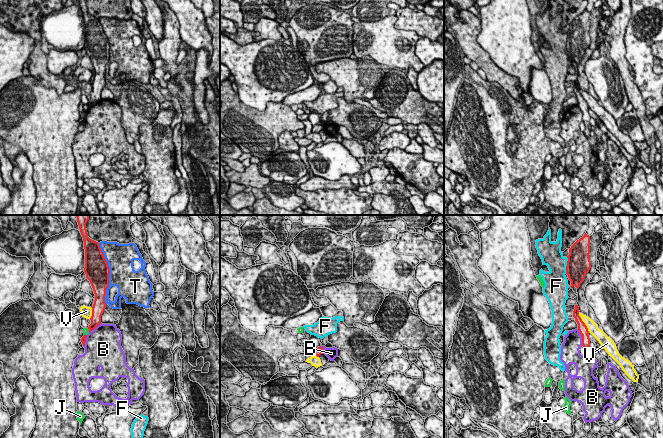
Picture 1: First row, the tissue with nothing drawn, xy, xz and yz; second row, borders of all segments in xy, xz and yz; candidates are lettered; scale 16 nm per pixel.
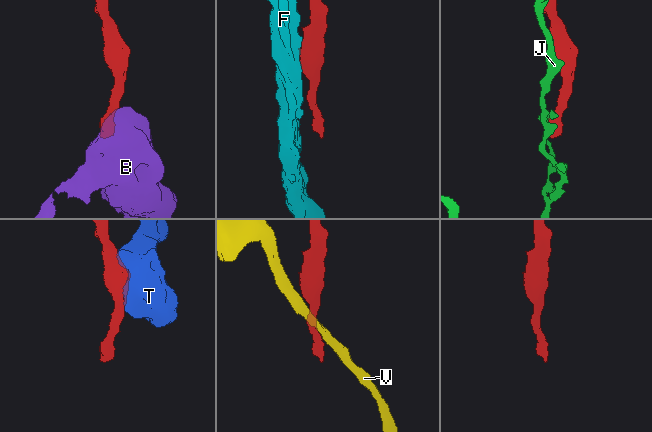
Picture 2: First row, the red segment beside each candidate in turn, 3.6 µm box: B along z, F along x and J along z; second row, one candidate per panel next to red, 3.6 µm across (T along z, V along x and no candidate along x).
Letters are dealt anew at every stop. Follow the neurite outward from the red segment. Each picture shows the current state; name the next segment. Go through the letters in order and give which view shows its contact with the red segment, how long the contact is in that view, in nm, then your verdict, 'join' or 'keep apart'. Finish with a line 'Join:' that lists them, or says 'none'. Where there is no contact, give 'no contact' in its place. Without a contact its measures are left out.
B: yz | 280 nm | keep apart
F: yz | 280 nm | keep apart
J: xy | 70 nm | keep apart
T: xy | 1000 nm | keep apart
V: yz | 380 nm | keep apart
Join: none

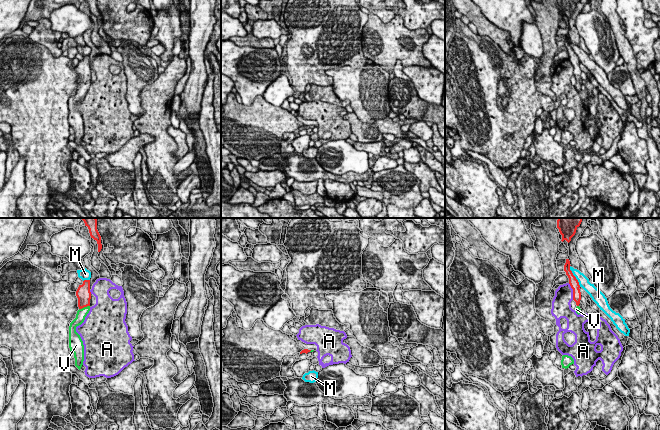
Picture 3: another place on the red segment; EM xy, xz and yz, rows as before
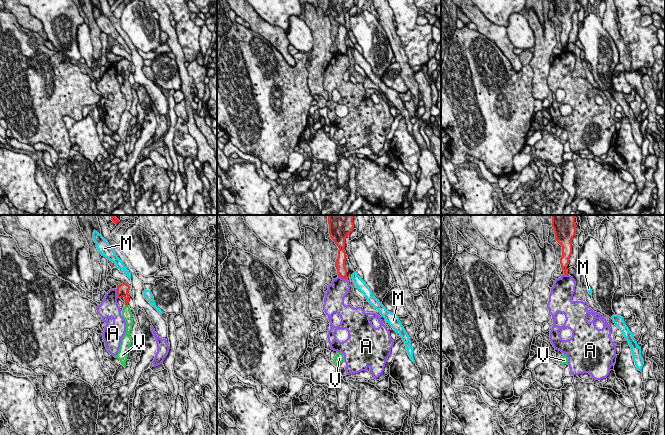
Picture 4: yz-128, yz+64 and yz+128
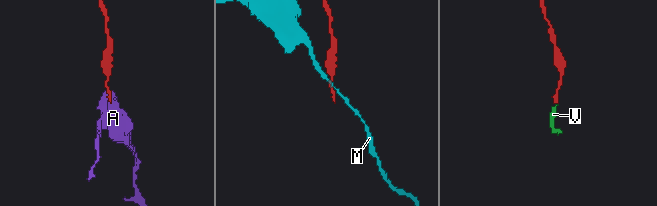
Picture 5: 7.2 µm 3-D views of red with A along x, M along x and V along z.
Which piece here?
A: yz | 280 nm | keep apart
M: yz | 380 nm | keep apart
V: xy | 190 nm | join
Join: V

